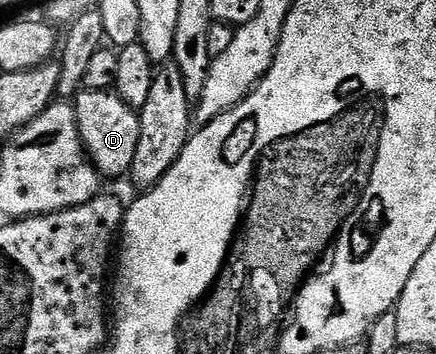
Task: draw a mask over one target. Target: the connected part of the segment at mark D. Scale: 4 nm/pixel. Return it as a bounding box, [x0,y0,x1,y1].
[72,90,140,177]

